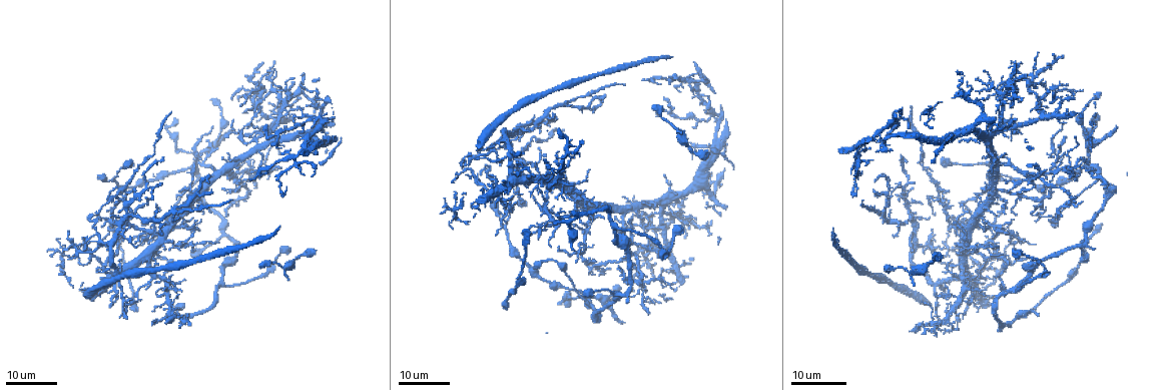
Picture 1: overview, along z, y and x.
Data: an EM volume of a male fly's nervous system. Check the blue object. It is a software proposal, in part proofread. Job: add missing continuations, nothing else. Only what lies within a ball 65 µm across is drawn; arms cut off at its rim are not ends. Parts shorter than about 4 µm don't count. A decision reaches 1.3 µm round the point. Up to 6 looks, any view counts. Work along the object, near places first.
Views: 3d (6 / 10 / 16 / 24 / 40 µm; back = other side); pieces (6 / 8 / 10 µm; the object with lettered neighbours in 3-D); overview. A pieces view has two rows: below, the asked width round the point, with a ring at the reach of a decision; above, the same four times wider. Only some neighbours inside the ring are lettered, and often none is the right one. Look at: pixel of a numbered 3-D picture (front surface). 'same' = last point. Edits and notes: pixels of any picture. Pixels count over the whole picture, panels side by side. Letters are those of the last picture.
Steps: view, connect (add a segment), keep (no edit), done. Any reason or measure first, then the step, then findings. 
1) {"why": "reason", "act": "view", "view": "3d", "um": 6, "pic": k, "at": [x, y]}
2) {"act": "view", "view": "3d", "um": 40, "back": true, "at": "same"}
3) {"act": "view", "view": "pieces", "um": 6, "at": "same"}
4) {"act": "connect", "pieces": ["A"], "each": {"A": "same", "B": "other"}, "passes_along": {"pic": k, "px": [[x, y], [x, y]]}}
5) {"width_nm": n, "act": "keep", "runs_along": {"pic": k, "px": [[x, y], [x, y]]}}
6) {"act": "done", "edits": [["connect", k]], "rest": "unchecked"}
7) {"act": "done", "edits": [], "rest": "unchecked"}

{"why": "an open end", "act": "view", "view": "3d", "um": 24, "pic": 1, "at": [156, 205]}

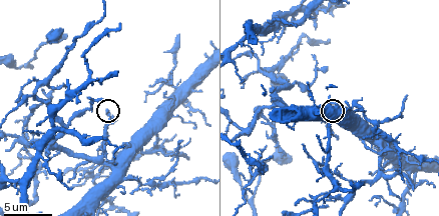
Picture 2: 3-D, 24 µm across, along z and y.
{"act": "view", "view": "pieces", "um": 10, "pic": 2, "at": [107, 110]}

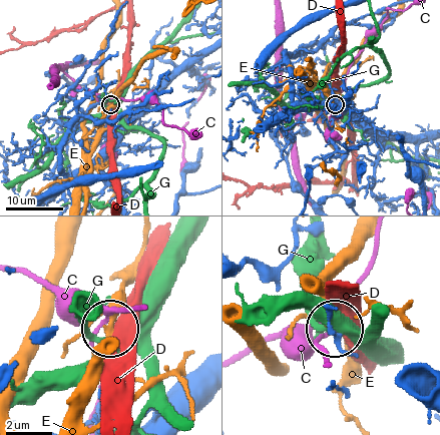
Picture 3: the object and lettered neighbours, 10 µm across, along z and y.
{"act": "keep", "each": {"C": "other", "D": "other", "E": "other", "G": "other"}, "found": "none of them fits"}

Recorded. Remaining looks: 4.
{"why": "branch stops here", "act": "view", "view": "3d", "um": 6, "pic": 2, "at": [115, 73]}

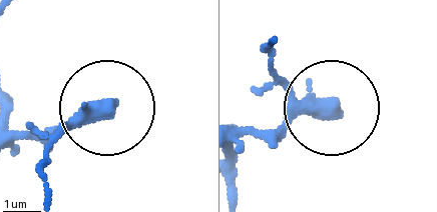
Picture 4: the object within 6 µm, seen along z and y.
{"act": "view", "view": "pieces", "um": 10, "pic": 4, "at": [113, 104]}

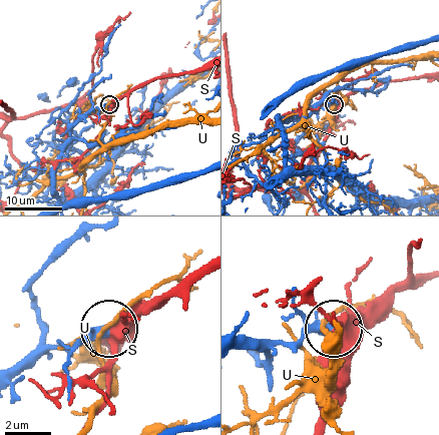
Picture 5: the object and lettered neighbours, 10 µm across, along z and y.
{"act": "keep", "each": {"S": "other", "U": "other"}, "runs_along": {"pic": 5, "px": [[240, 344], [292, 344], [330, 329]]}, "found": "no lettered segment goes on from it"}

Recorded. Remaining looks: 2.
{"why": "free end", "act": "view", "view": "3d", "um": 24, "pic": 1, "at": [319, 163]}

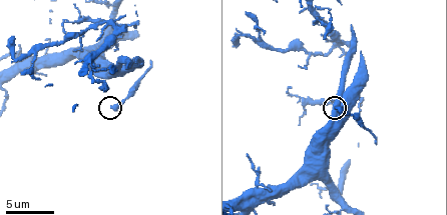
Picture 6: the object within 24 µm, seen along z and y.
{"act": "view", "view": "pieces", "um": 8, "pic": 6, "at": [113, 107]}

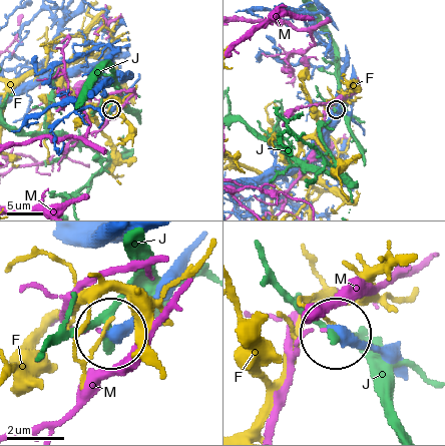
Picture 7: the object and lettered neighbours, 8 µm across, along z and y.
{"act": "keep", "each": {"F": "other", "J": "other", "M": "other"}, "runs_along": {"pic": 7, "px": [[37, 85], [82, 69], [124, 94], [110, 108]]}, "found": "no lettered segment goes on from it"}

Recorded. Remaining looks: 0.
{"act": "done", "edits": [], "rest": "unchecked"}

